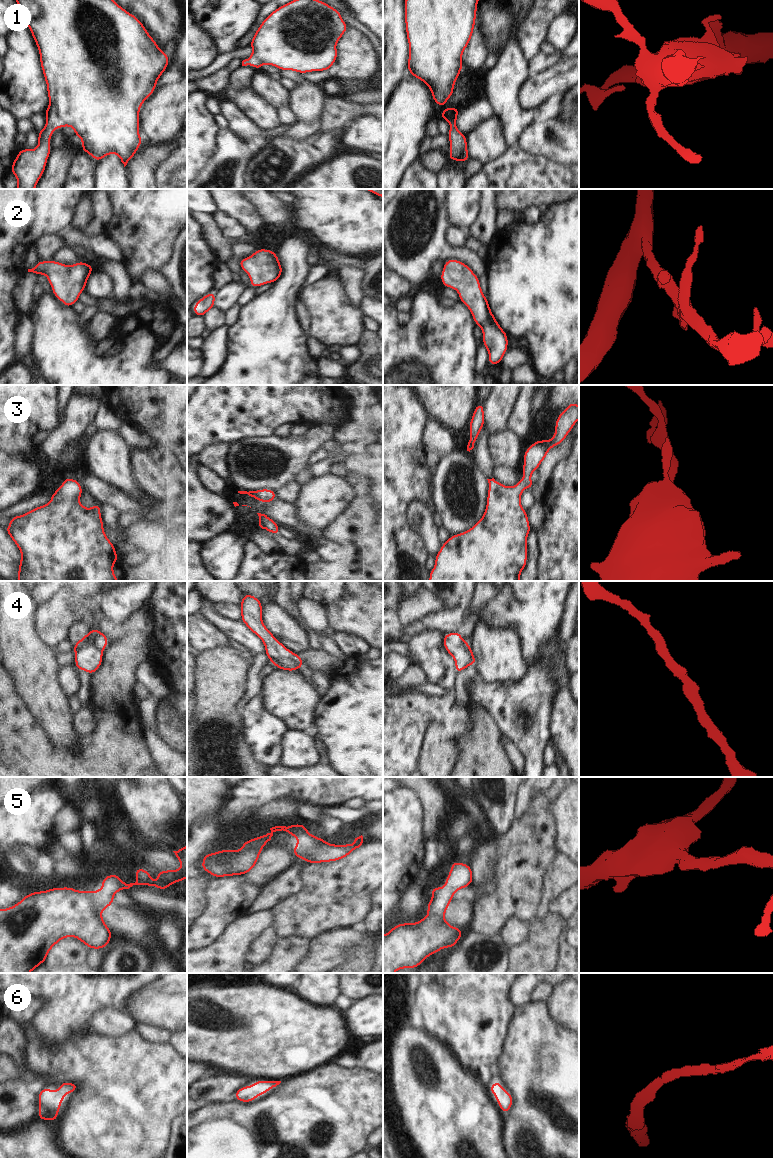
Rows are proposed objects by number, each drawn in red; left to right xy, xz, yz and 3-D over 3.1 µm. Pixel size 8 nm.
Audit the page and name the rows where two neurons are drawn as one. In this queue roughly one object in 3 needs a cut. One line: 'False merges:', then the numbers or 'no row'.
False merges: no row

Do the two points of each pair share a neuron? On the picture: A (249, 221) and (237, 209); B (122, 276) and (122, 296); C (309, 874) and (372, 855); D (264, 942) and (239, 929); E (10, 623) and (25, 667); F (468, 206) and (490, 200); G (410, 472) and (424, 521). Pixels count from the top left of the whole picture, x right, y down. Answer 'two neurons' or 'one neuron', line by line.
A: one neuron
B: one neuron
C: one neuron
D: two neurons
E: one neuron
F: two neurons
G: two neurons

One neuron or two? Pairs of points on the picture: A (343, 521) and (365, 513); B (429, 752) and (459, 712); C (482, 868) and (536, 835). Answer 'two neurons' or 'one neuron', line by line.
A: one neuron
B: two neurons
C: one neuron

